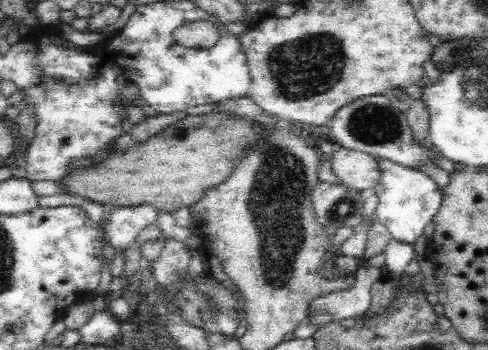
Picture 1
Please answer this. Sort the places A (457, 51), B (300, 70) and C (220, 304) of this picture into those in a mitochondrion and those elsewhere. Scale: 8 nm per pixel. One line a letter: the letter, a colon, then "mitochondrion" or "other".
A: mitochondrion
B: mitochondrion
C: mitochondrion

